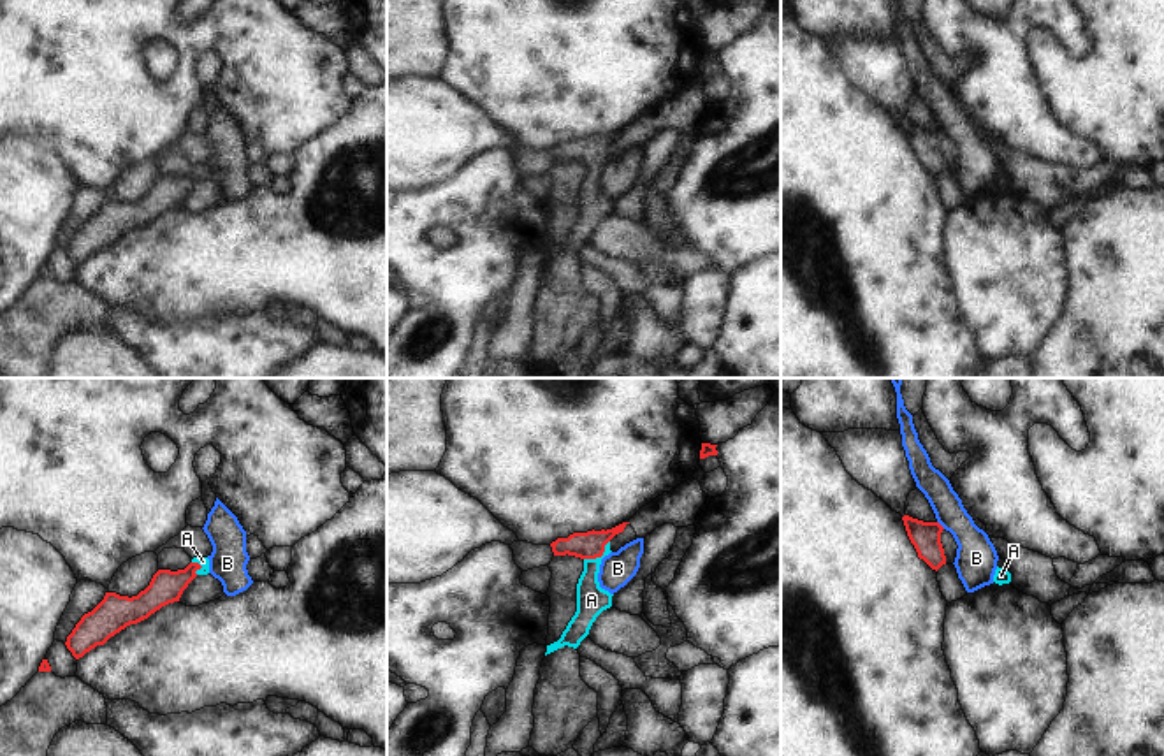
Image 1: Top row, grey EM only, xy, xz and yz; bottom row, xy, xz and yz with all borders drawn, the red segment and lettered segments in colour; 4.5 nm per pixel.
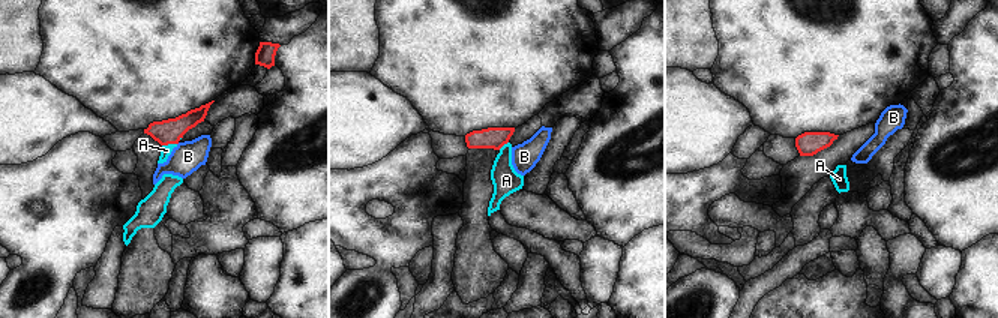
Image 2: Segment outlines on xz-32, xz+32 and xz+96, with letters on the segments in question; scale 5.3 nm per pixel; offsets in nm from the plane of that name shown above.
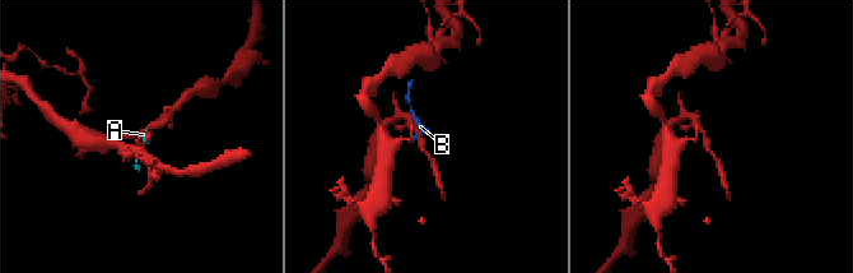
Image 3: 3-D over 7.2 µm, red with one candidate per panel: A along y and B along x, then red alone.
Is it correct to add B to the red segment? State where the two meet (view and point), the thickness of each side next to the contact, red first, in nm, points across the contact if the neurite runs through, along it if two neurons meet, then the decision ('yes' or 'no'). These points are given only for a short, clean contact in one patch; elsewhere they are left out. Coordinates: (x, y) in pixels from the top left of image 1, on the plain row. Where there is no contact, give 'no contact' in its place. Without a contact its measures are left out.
yz (939, 130) | 140/190 nm | along yz (938, 127), (945, 134) | no

